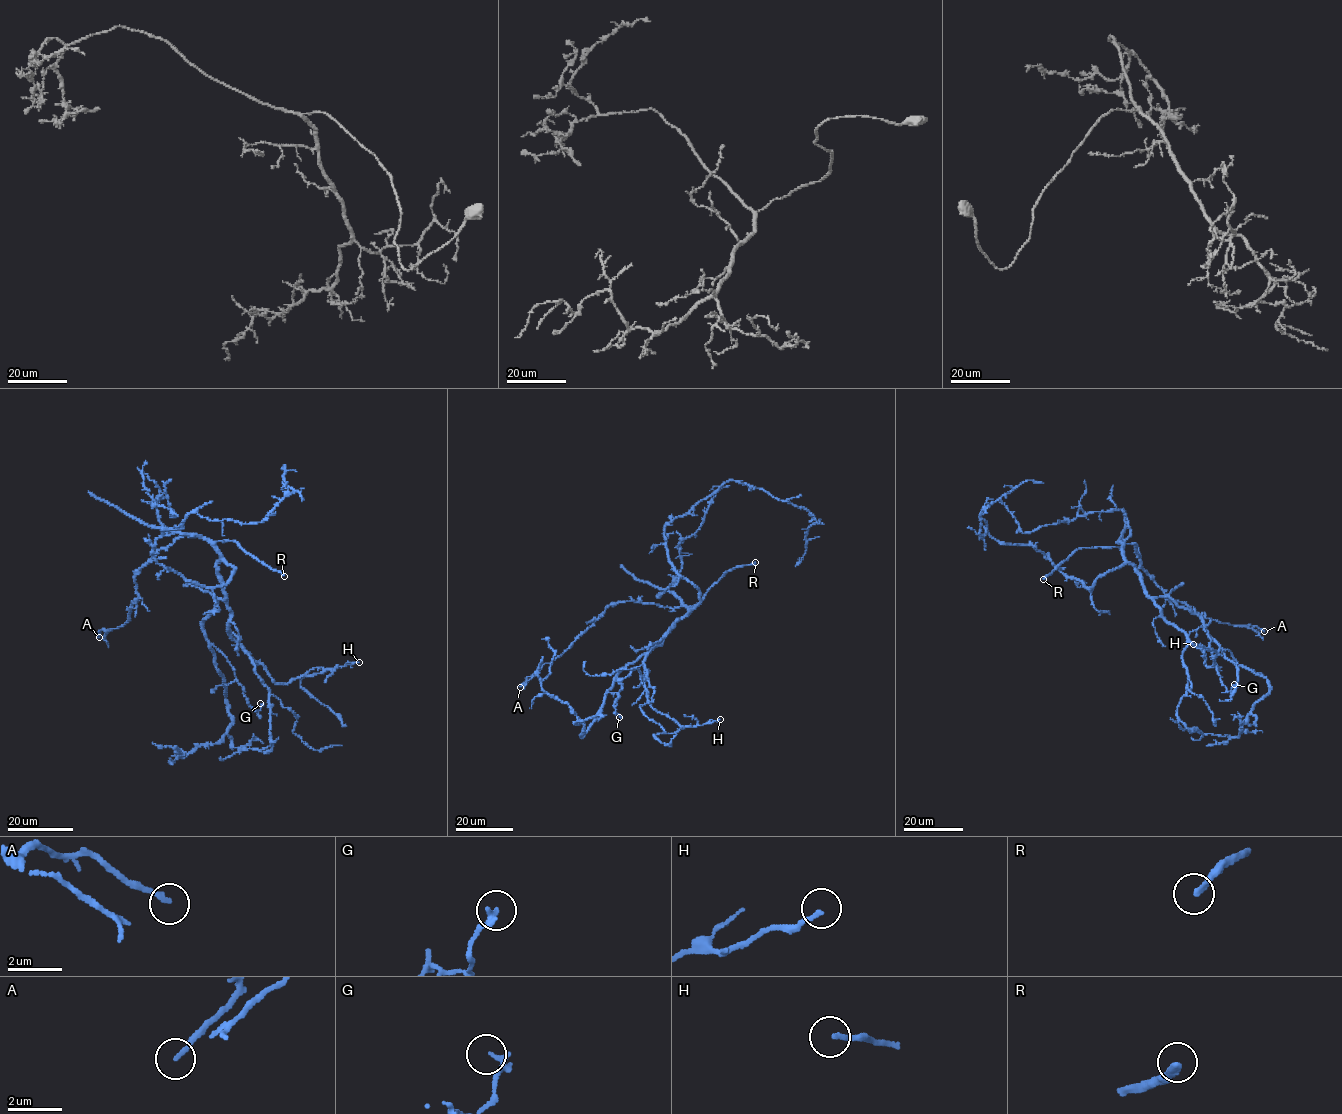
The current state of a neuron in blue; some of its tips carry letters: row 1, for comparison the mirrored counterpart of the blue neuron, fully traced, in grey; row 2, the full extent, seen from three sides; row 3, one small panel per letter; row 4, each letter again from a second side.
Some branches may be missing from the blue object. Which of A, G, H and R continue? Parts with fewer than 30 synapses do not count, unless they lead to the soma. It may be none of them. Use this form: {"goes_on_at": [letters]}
{"goes_on_at": ["R"]}

